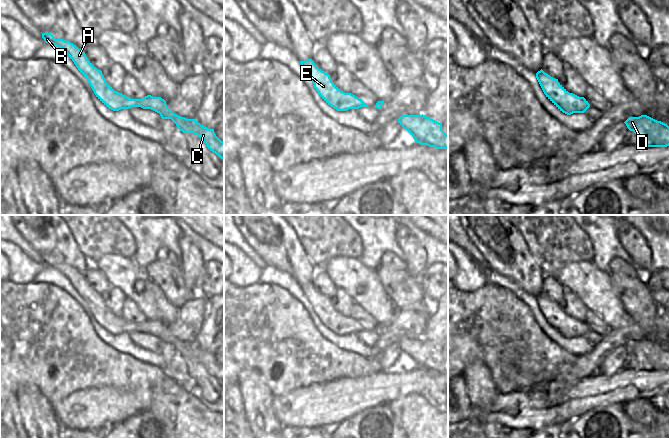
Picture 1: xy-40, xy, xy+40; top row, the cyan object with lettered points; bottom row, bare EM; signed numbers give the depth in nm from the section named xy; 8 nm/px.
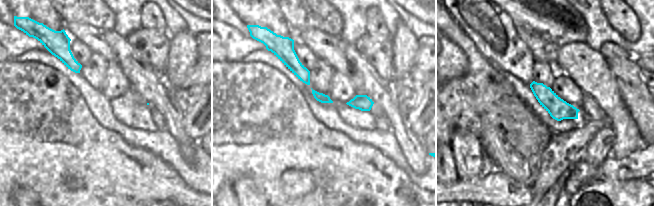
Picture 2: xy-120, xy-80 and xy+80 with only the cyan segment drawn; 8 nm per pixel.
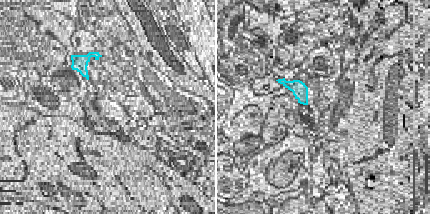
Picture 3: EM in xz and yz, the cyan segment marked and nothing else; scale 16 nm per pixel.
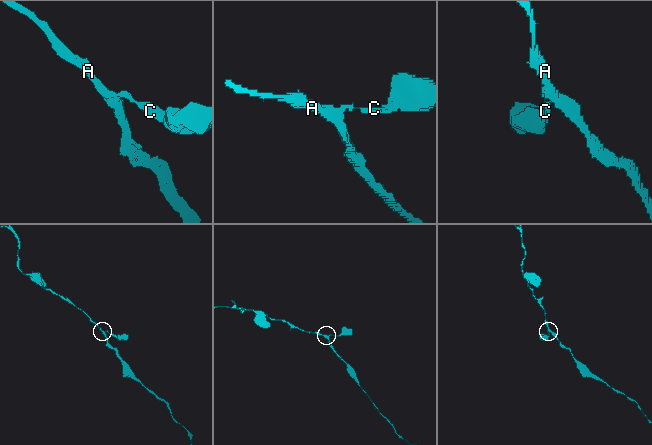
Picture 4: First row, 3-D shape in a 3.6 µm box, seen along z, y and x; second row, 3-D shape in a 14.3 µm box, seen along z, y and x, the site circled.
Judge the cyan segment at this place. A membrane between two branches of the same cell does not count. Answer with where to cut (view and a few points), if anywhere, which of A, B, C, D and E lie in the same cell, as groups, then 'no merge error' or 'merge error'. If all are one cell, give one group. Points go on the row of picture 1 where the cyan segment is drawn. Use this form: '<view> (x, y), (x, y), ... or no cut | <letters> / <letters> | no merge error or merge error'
no cut | A B C D E | no merge error

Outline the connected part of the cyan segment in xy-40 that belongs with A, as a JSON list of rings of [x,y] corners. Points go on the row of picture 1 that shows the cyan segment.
[[[42,33],[42,38],[46,43],[59,47],[74,62],[80,73],[88,80],[96,97],[109,109],[113,111],[131,107],[151,109],[159,113],[162,119],[171,119],[183,133],[197,135],[210,151],[224,159],[224,142],[216,136],[214,129],[201,125],[195,119],[187,119],[173,113],[161,97],[147,95],[141,99],[131,99],[115,91],[106,82],[102,71],[88,60],[83,50],[69,41],[55,39],[51,33]]]

